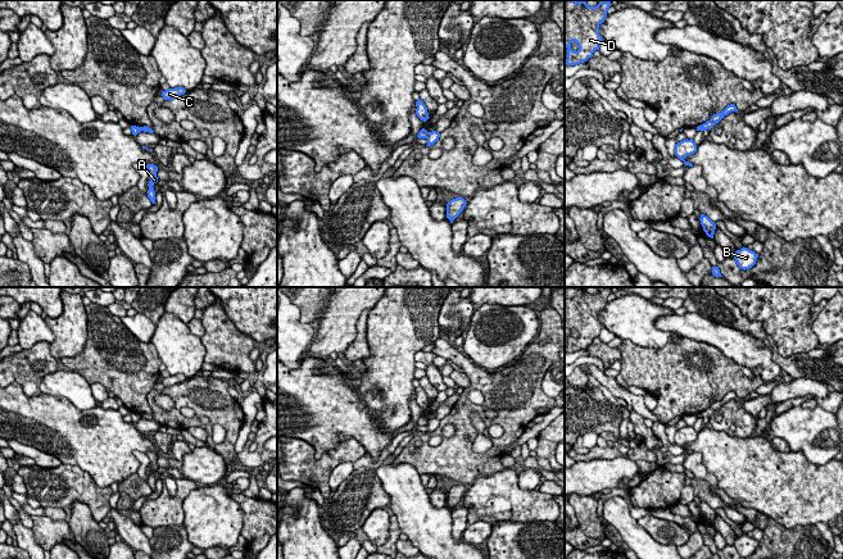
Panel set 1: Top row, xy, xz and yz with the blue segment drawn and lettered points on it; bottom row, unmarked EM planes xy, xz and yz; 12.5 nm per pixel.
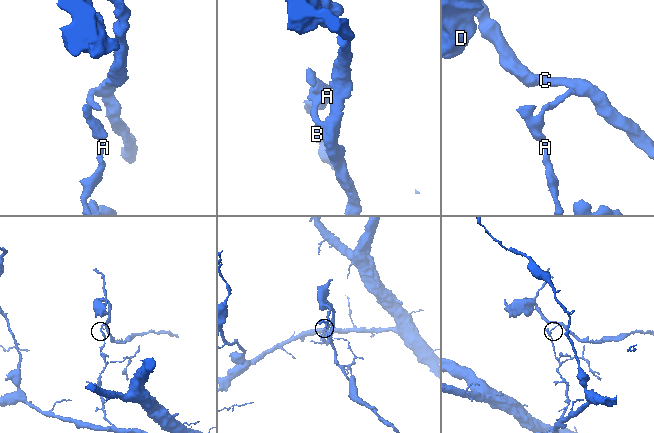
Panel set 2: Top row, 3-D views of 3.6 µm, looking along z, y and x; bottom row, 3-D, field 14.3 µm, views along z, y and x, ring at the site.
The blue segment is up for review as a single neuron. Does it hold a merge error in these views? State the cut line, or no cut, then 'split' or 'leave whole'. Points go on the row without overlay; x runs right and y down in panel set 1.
cut xz (429, 419), (426, 425); split

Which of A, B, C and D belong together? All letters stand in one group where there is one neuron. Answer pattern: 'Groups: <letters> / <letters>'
Groups: A B / C D

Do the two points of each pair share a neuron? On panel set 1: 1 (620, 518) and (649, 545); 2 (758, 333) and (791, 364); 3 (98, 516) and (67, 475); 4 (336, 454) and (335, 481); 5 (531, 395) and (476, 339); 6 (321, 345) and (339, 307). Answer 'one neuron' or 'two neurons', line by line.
1: one neuron
2: one neuron
3: one neuron
4: two neurons
5: two neurons
6: one neuron

